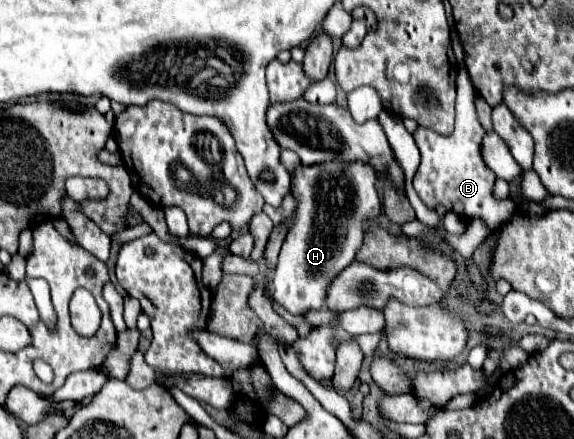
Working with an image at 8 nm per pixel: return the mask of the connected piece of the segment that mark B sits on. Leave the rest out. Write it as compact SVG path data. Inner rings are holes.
M462 67L458 71L456 79L456 129L452 135L438 135L434 131L428 131L426 127L418 127L414 131L414 141L420 149L422 161L418 165L418 171L414 175L414 189L422 203L436 211L436 207L444 207L448 213L454 213L462 219L478 219L488 225L490 231L498 231L502 223L510 221L514 217L518 205L508 199L496 199L494 189L494 173L486 167L480 155L480 143L484 137L484 127L478 119L478 111L474 105L476 89L472 85L472 79L468 71Z

